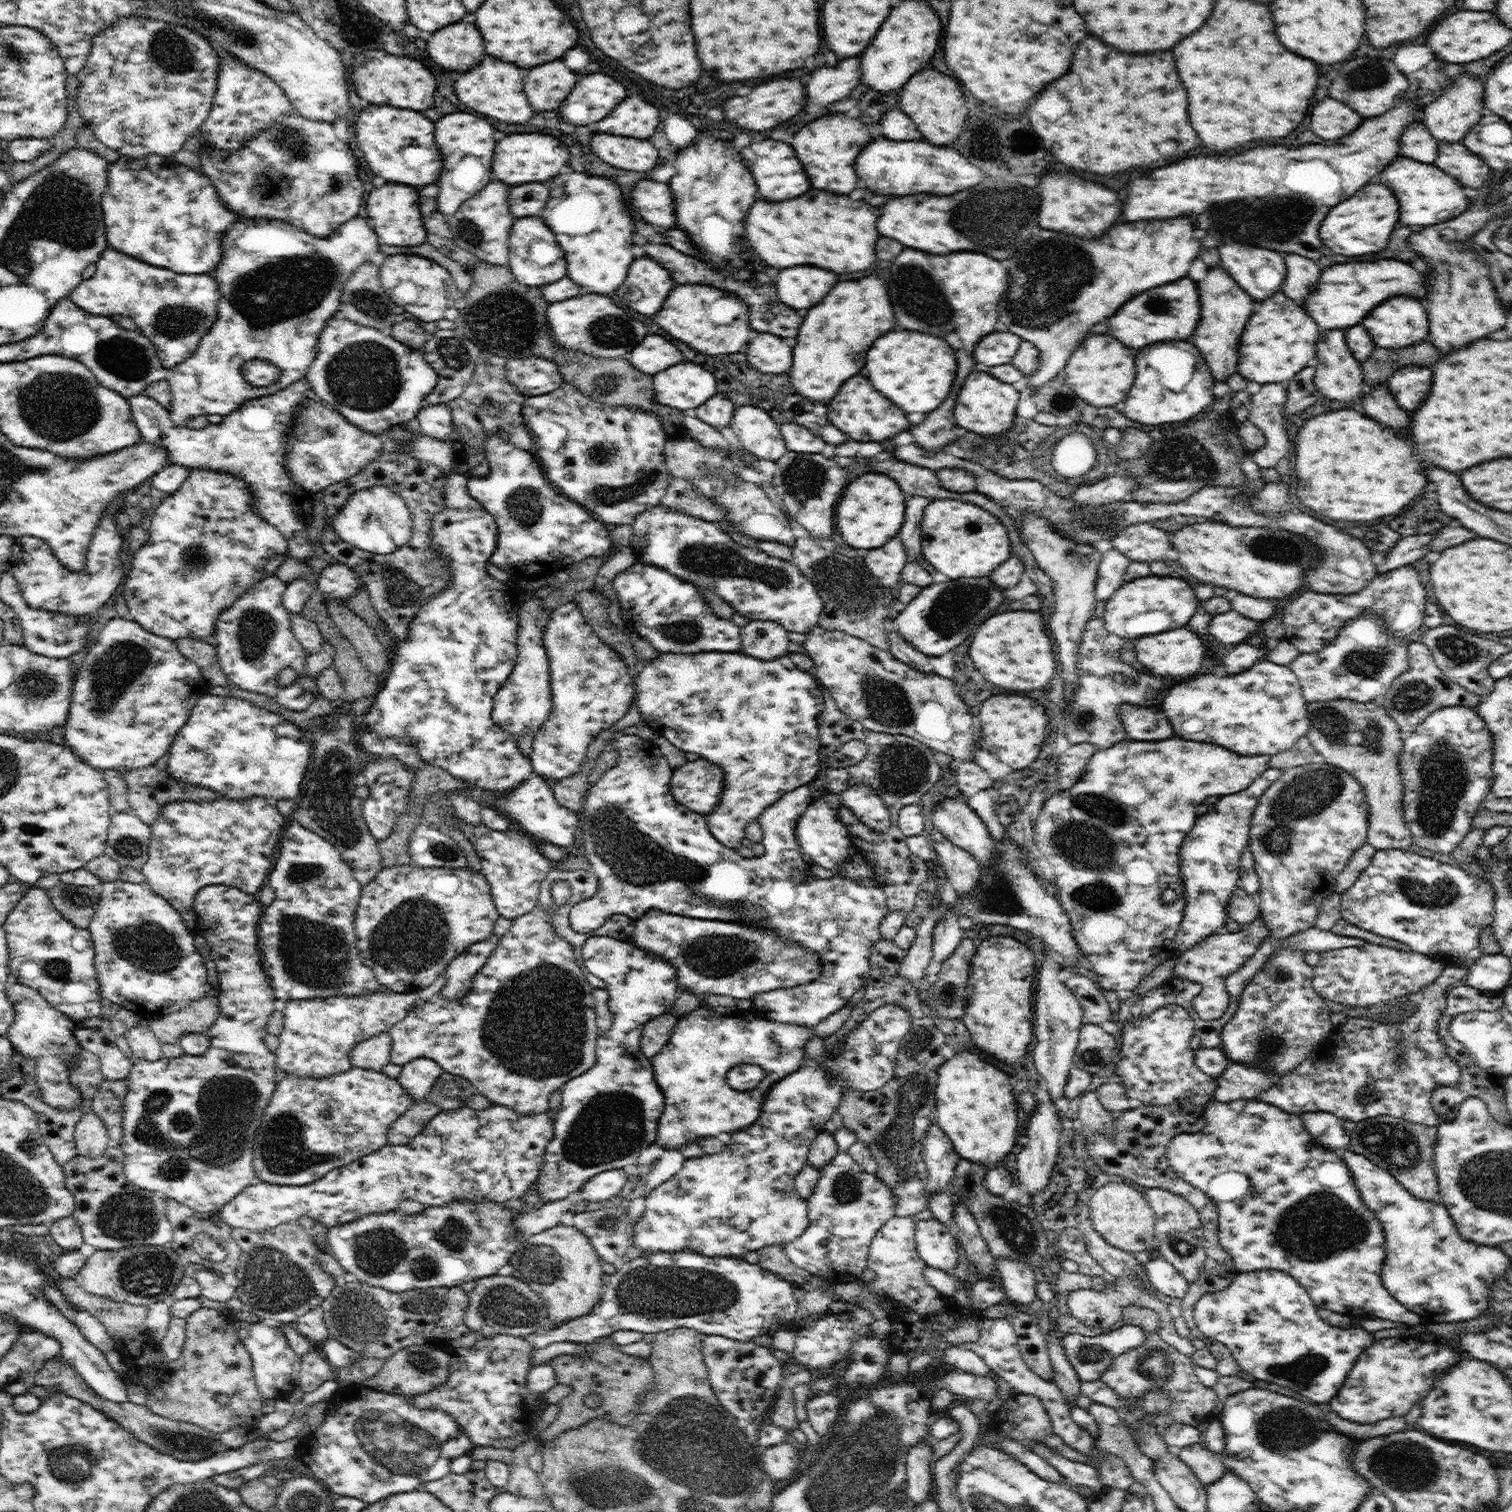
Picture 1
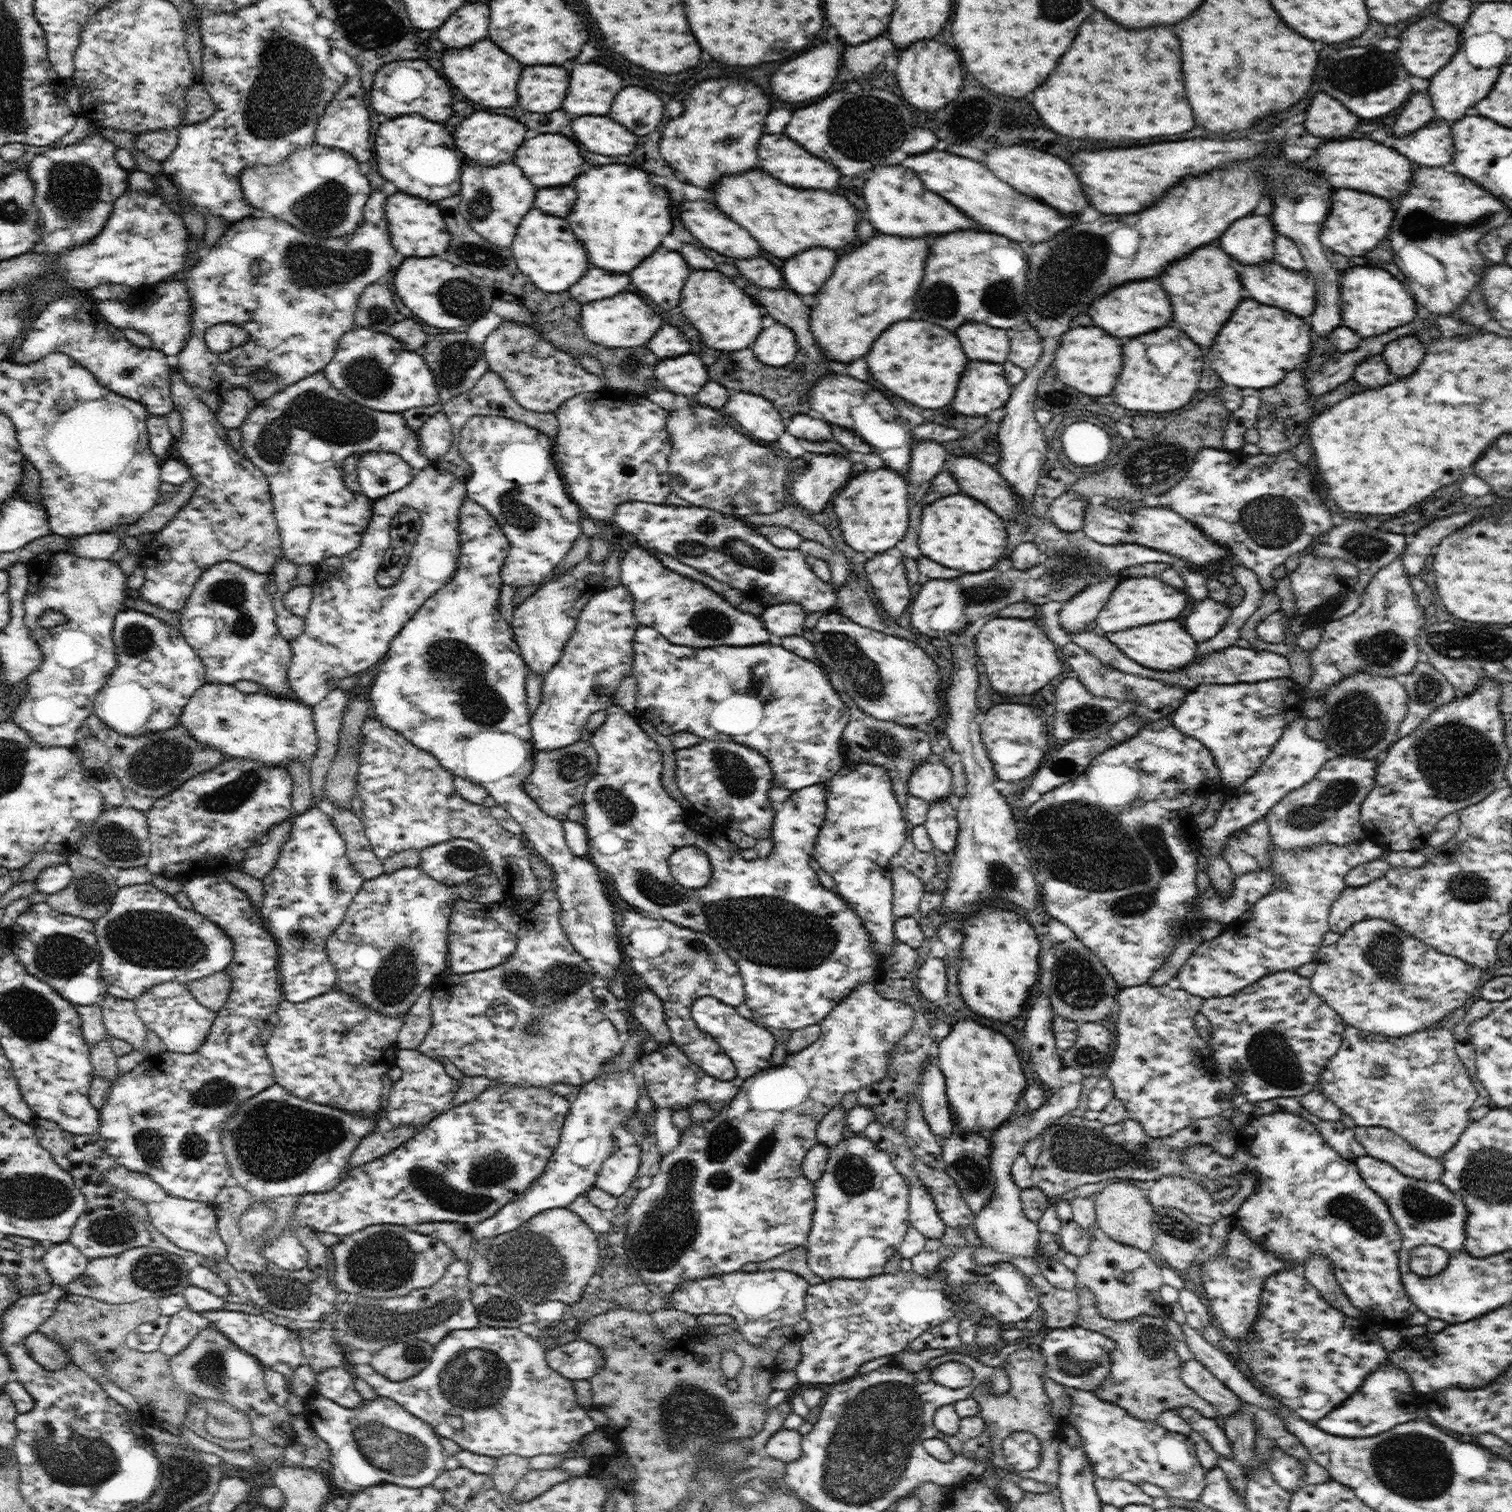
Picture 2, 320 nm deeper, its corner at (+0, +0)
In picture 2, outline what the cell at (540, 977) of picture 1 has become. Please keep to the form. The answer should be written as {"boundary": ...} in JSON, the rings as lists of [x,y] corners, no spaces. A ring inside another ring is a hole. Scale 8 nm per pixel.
{"boundary":[[[552,888],[542,894],[540,902],[538,902],[532,910],[522,913],[520,920],[521,926],[516,940],[516,951],[508,958],[508,961],[494,968],[480,970],[478,972],[466,974],[451,972],[448,975],[440,974],[430,986],[433,992],[430,1005],[432,1027],[430,1027],[426,1038],[424,1038],[421,1046],[417,1049],[430,1058],[438,1058],[438,1060],[447,1058],[460,1069],[464,1077],[487,1076],[495,1084],[500,1083],[503,1084],[503,1086],[510,1085],[511,1087],[515,1087],[520,1085],[546,1087],[550,1086],[550,1084],[558,1084],[558,1082],[583,1085],[584,1083],[590,1082],[593,1078],[602,1076],[602,1065],[608,1062],[613,1056],[621,1053],[624,1038],[619,1036],[619,1032],[614,1027],[614,1024],[598,1010],[592,987],[592,978],[596,973],[593,971],[593,968],[586,963],[586,959],[572,947],[564,929],[562,929],[562,924],[560,923],[561,914],[562,905],[560,905],[560,899],[558,899],[556,892],[554,892]]]}

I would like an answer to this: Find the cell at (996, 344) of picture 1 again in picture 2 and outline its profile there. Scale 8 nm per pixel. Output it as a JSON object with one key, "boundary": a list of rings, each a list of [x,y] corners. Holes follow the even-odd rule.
{"boundary":[[[966,322],[956,330],[956,336],[970,360],[986,360],[1001,365],[1009,359],[1010,334],[1007,329],[974,322]]]}

